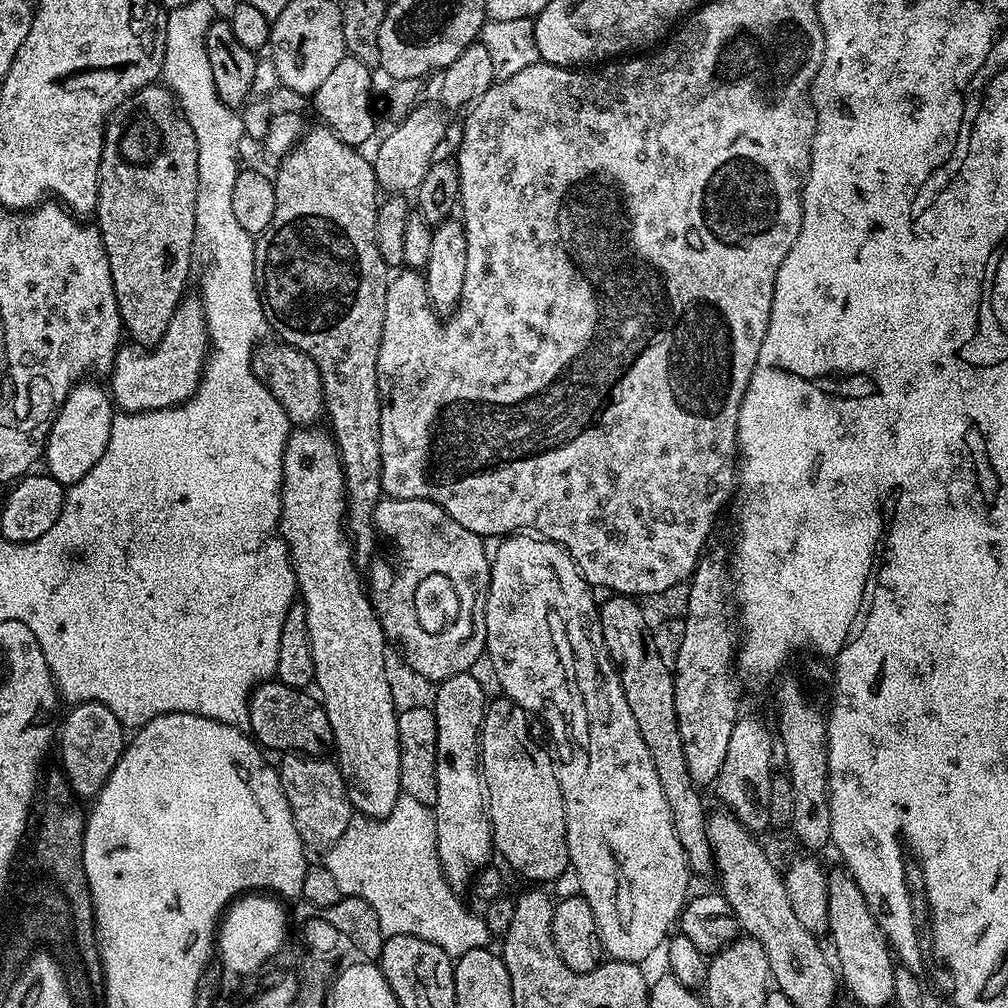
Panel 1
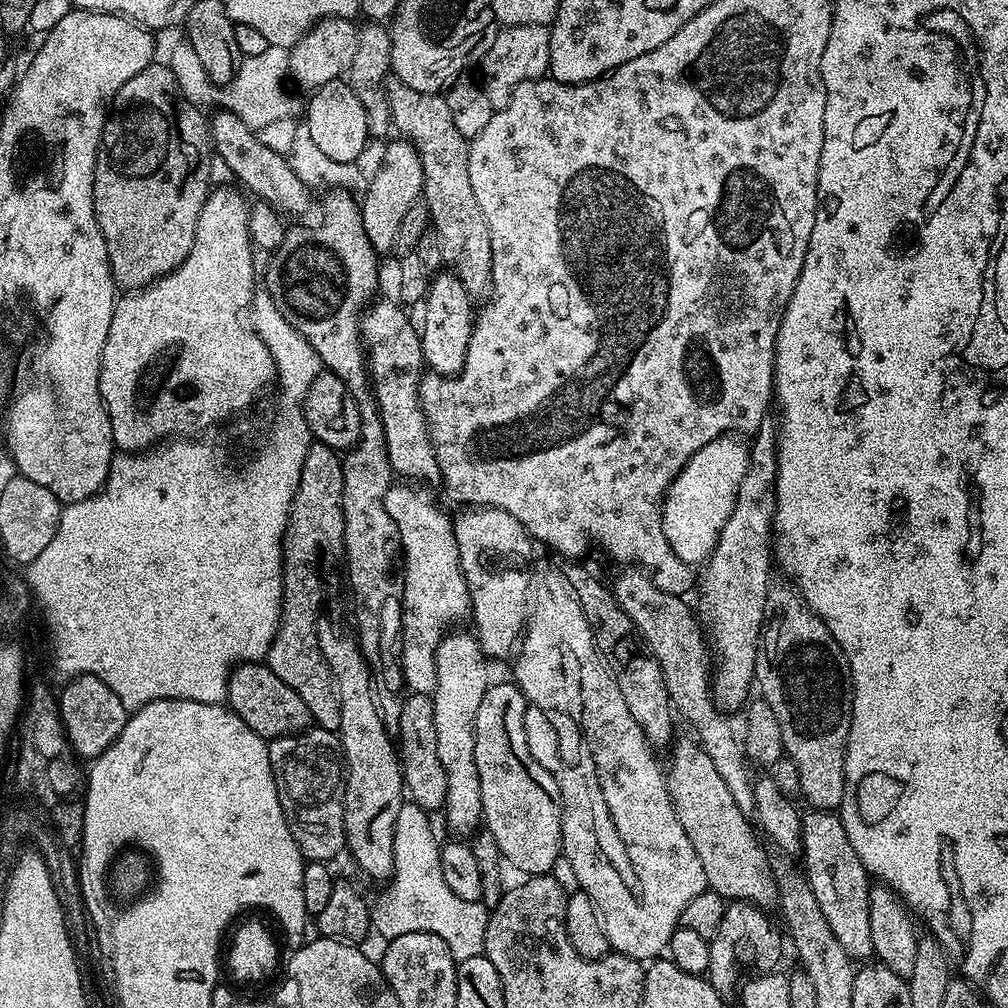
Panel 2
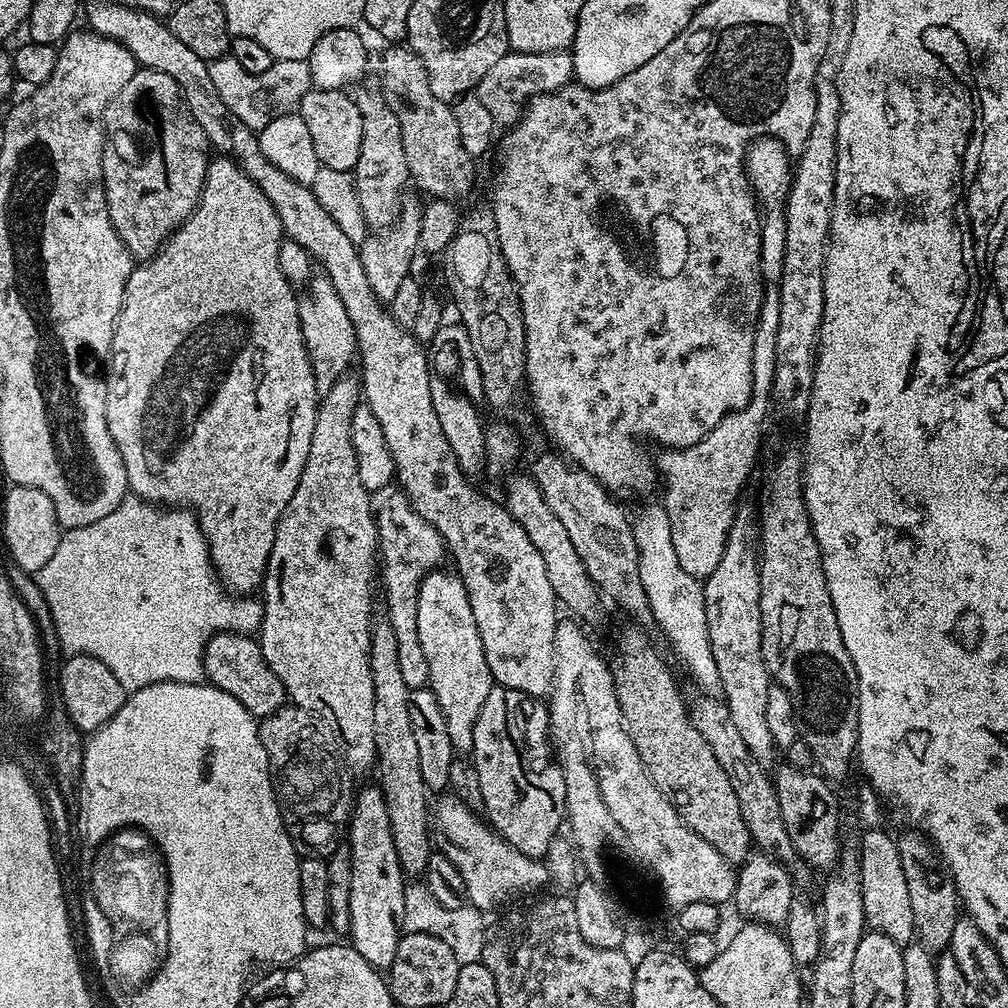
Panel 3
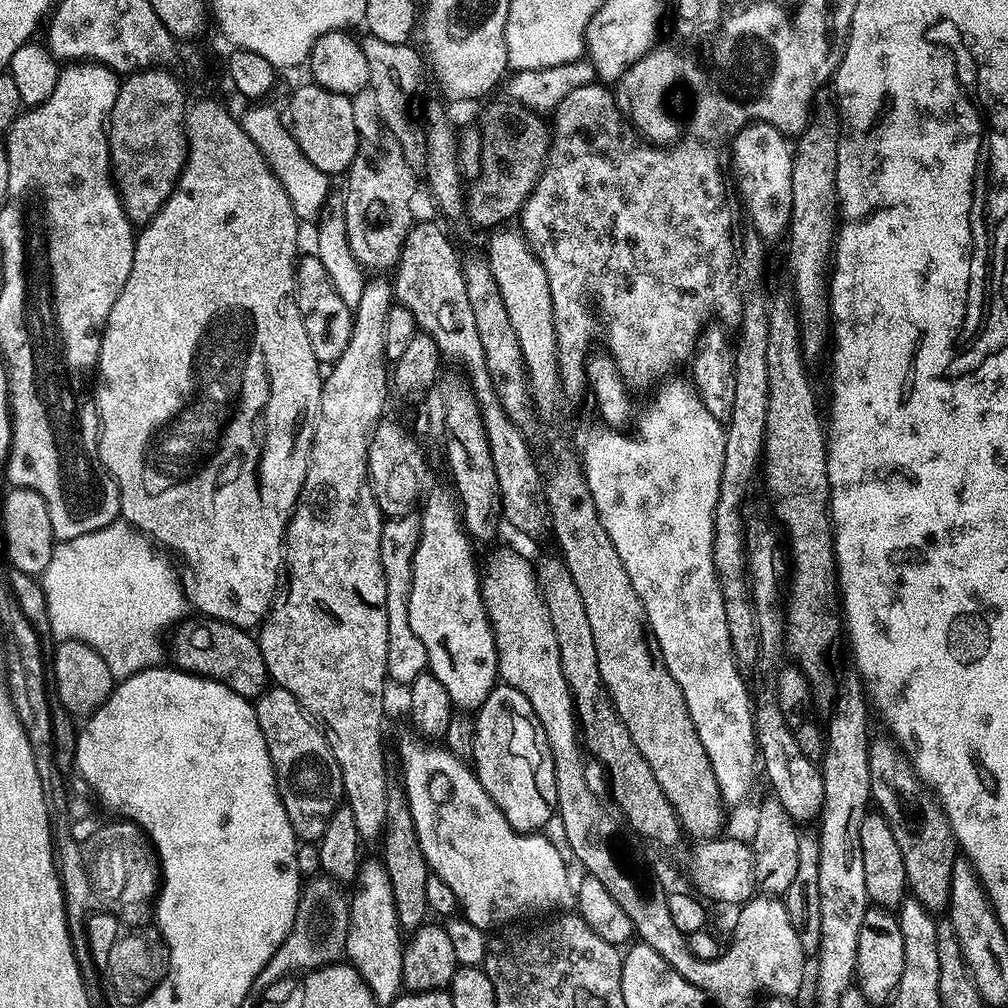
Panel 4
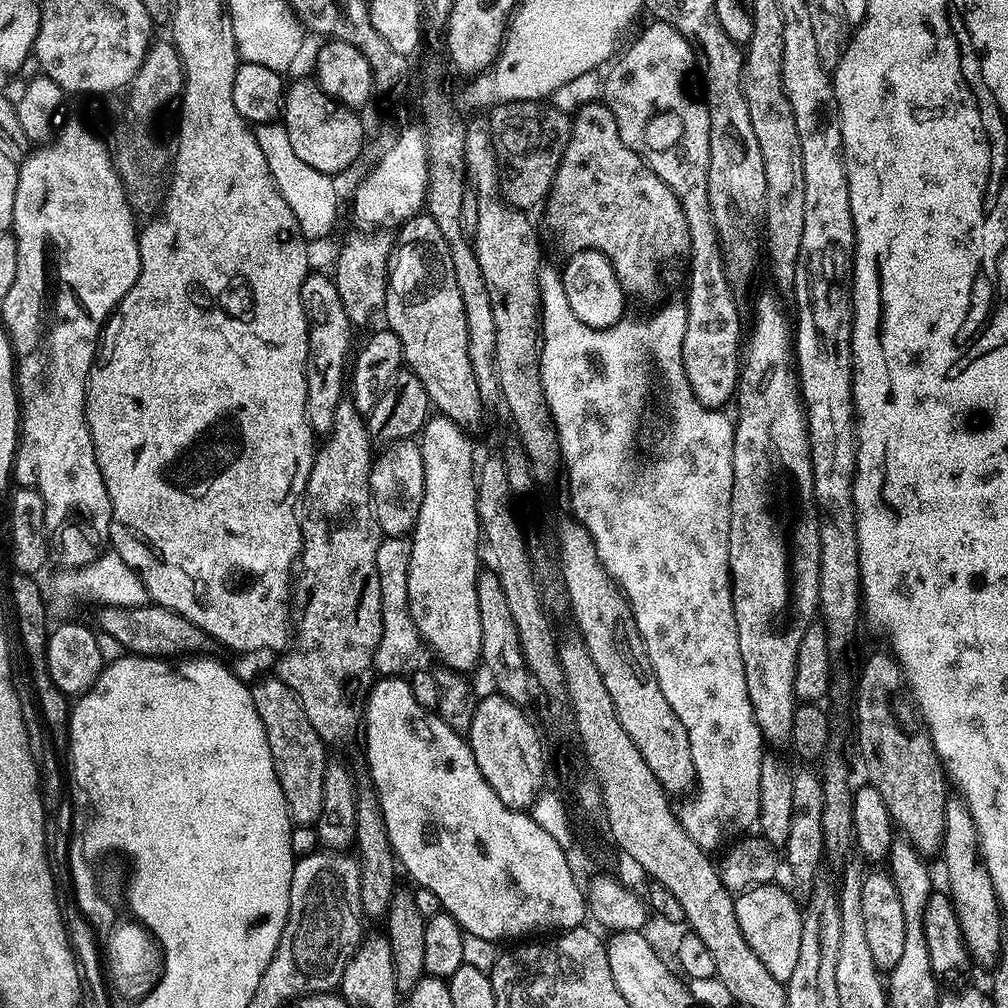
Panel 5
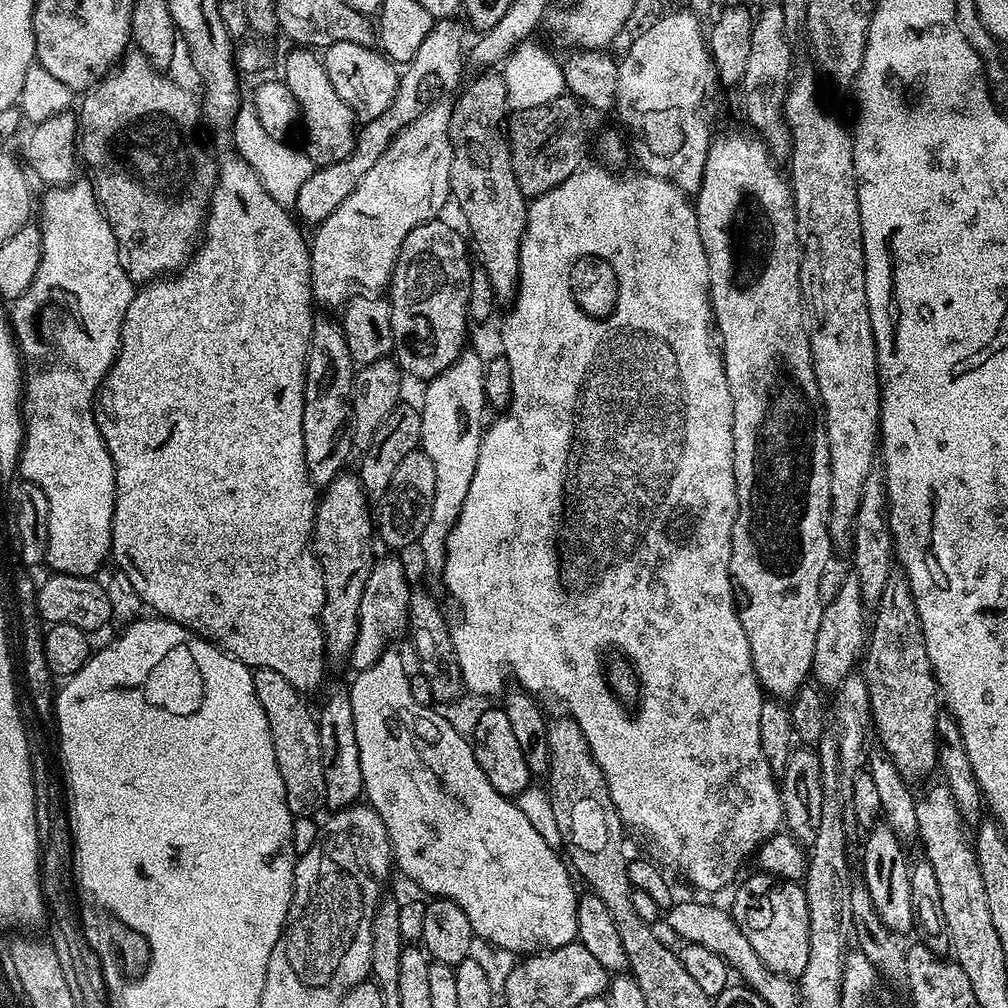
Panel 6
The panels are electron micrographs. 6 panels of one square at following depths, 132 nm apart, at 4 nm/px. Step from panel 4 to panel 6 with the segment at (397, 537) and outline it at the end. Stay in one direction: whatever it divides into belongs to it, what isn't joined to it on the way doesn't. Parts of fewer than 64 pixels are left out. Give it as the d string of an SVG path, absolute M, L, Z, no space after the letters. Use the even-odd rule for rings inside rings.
M384 554L381 558L373 559L370 578L366 578L366 590L362 594L360 607L360 629L358 638L352 647L350 664L356 672L365 672L378 662L384 652L389 651L391 640L403 637L408 631L408 607L412 588L408 584L408 572L399 560L399 555Z

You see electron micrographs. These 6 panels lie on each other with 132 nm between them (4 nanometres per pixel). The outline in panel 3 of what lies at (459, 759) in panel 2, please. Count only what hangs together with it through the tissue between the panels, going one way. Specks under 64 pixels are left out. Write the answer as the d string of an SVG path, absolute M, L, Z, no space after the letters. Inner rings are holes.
M444 571L429 572L420 583L418 642L422 642L422 654L426 654L427 687L438 698L438 706L442 706L442 718L446 718L452 747L457 753L468 754L472 751L474 726L482 702L486 702L494 681L490 666L486 666L486 654L482 650L478 622L474 622L474 610L470 610L466 586L455 571Z

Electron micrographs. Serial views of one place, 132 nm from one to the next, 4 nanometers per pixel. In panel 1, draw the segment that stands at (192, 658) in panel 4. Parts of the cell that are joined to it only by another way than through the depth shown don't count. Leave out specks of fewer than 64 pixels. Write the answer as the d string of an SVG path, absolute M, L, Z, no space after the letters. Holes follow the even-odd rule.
M273 678L257 686L248 700L248 728L261 749L277 748L277 753L289 750L305 752L307 756L327 757L334 748L334 730L323 703L311 691L291 688Z

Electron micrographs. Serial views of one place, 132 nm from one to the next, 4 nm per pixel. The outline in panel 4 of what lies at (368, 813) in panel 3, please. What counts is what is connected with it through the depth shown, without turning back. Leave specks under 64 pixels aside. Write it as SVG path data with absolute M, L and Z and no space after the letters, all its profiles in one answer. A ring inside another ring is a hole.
M365 859L361 863L354 881L355 888L356 893L353 891L350 896L350 922L344 947L346 960L360 975L377 1005L391 1006L401 995L404 983L402 958L405 941L400 940L402 929L394 910L394 890L390 890L390 878L379 859Z

